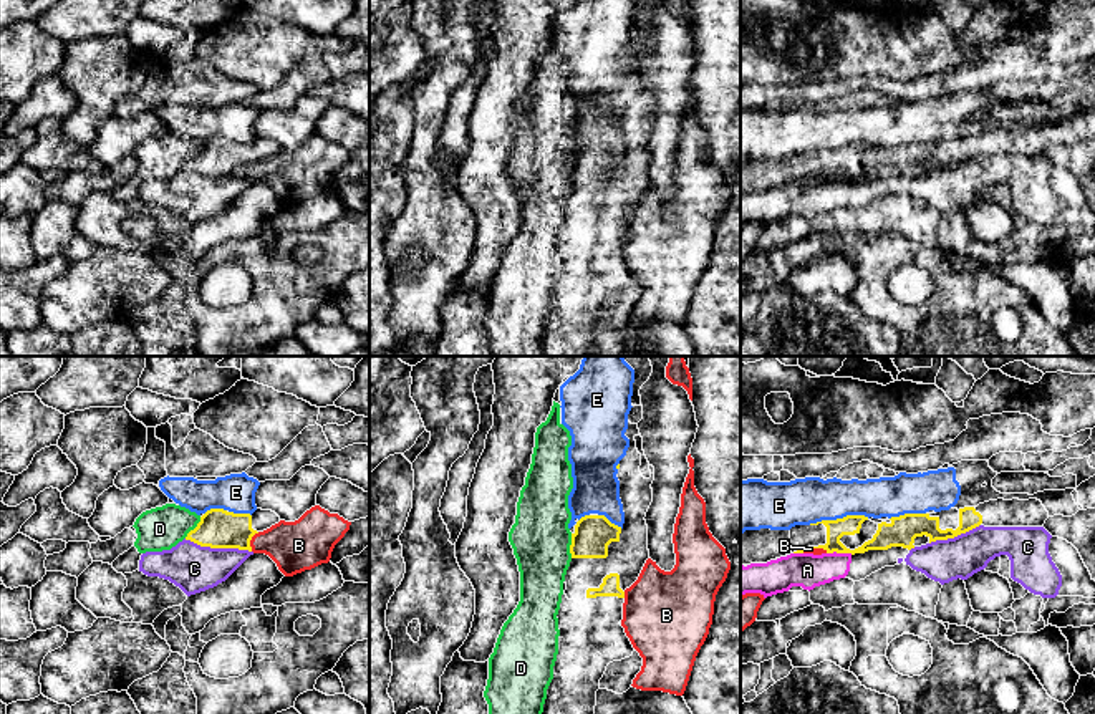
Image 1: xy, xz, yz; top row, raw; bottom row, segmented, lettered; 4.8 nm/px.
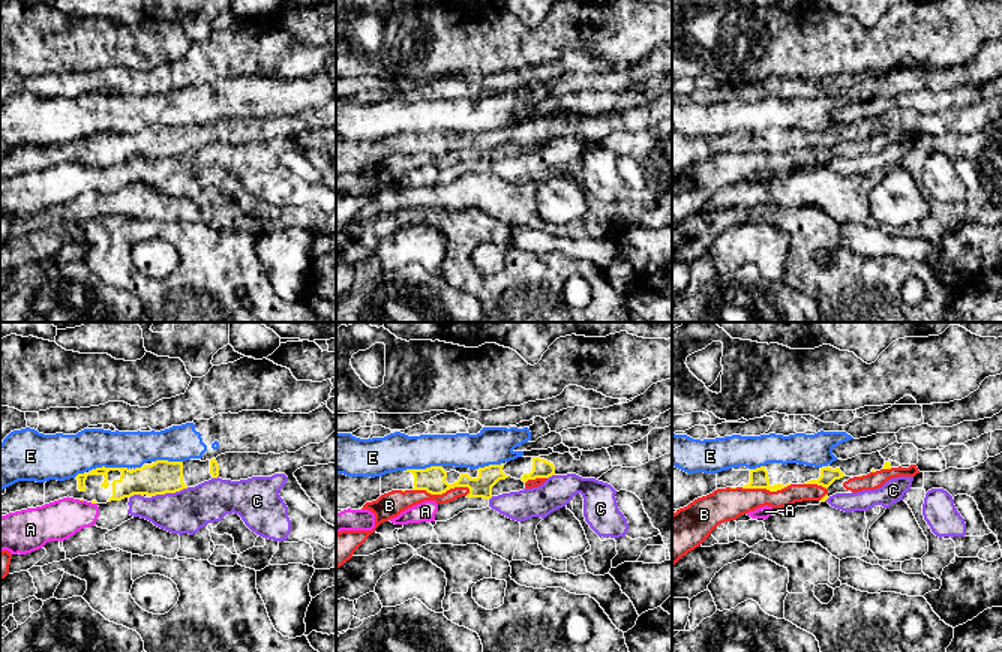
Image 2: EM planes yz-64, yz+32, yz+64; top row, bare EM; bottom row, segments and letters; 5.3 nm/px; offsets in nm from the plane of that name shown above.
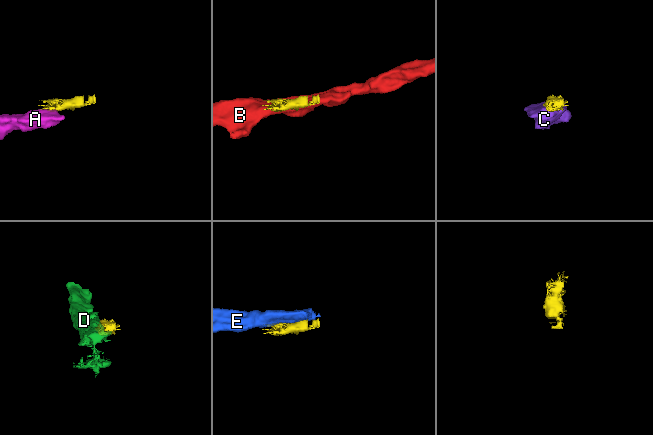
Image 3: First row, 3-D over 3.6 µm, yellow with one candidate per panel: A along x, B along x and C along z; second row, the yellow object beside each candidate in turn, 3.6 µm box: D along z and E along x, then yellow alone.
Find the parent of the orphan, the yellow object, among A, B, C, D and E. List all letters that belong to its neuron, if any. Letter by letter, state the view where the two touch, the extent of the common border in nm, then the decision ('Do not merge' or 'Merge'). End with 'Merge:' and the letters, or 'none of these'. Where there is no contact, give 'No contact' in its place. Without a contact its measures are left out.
A: Touches yellow in yz. Shared border 130 nm. Do not merge
B: Touches yellow in xy. Shared border 100 nm. Do not merge
C: Touches yellow in xy. Shared border 340 nm. Do not merge
D: Touches yellow in xz. Shared border 120 nm. Do not merge
E: Touches yellow in yz. Shared border 300 nm. Do not merge
Merge: none of these

